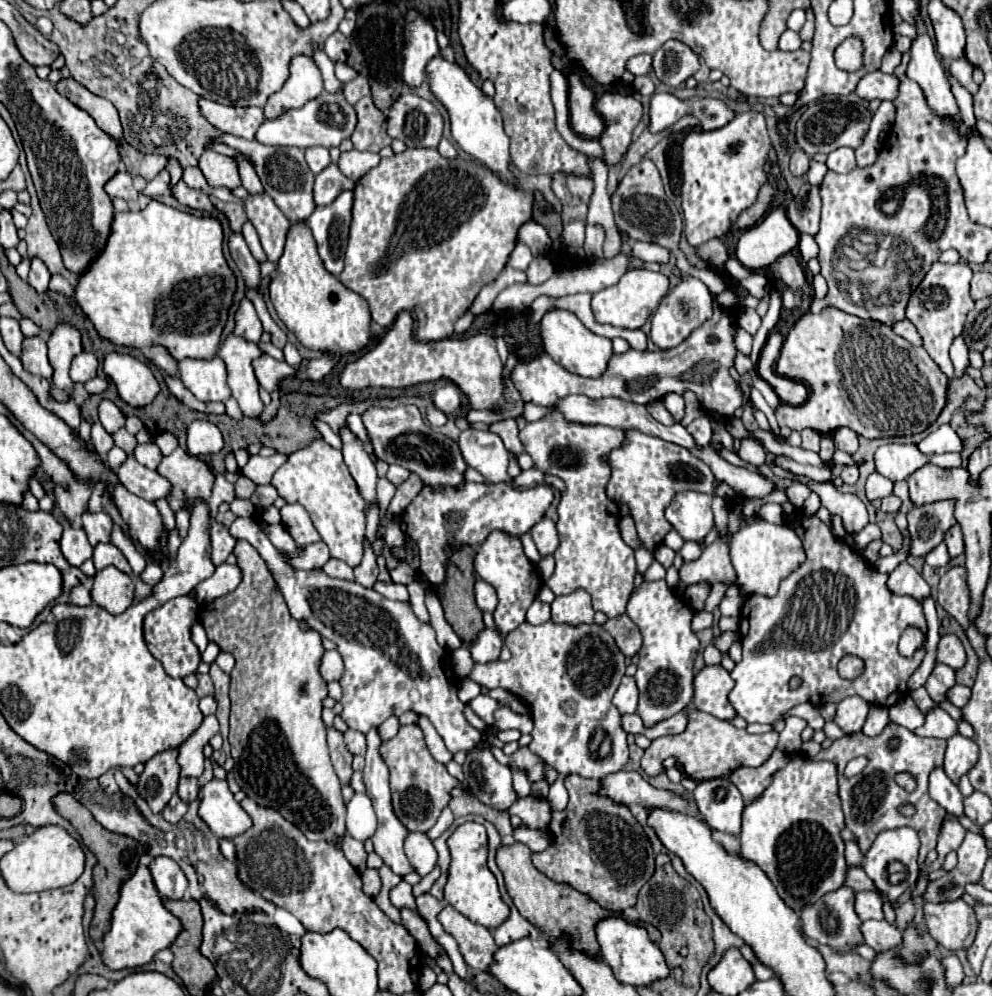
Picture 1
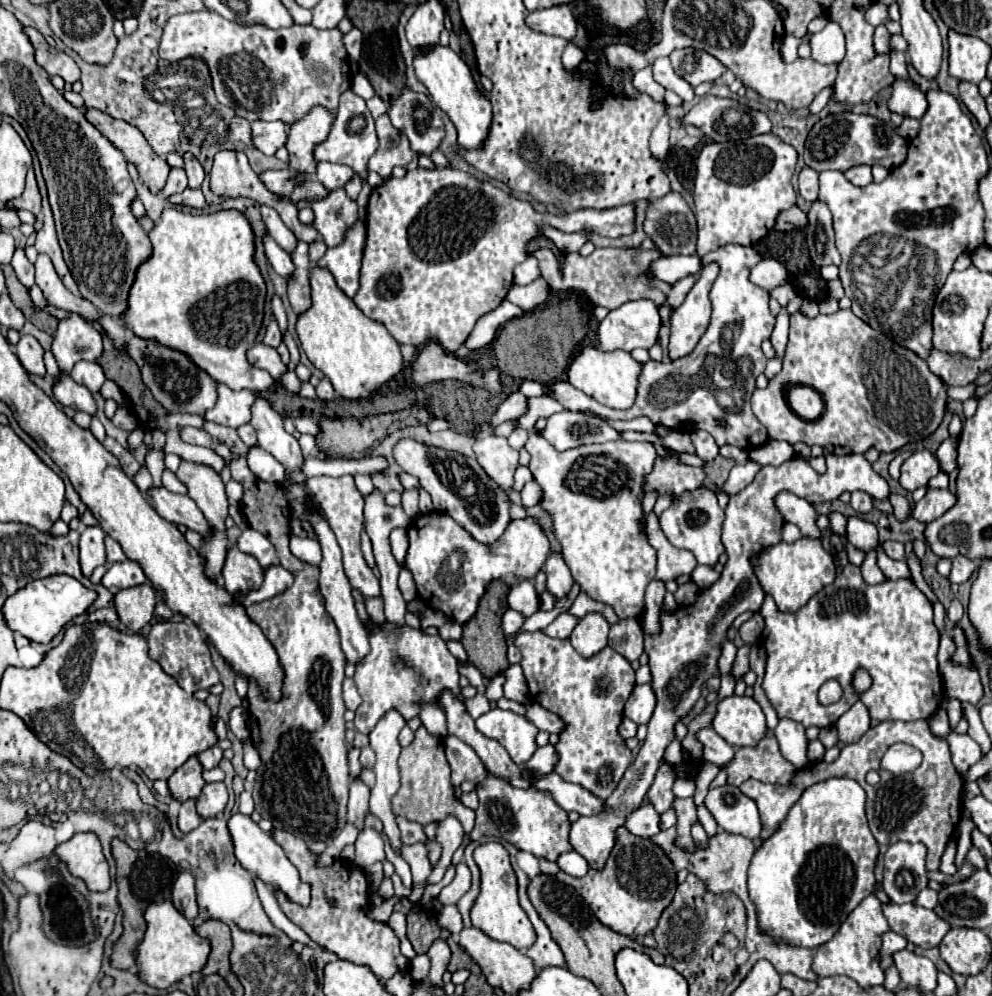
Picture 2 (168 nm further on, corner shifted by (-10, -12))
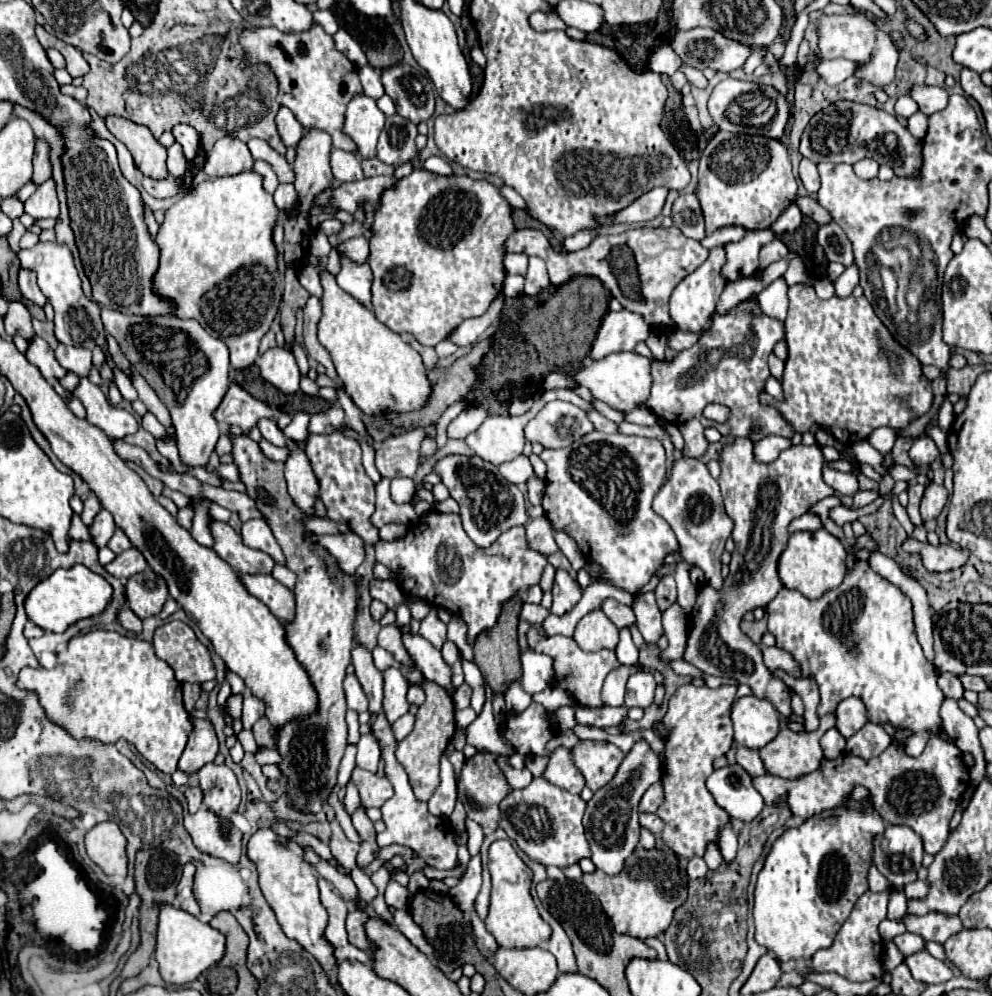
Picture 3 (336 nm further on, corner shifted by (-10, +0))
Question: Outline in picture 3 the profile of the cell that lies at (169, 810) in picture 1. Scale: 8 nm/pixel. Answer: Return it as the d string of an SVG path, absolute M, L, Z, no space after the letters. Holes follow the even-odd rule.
M187 788L185 790L185 798L187 798L187 810L191 812L191 814L195 814L197 810L199 810L199 806L201 806L201 802L203 802L203 792L201 792L201 788Z

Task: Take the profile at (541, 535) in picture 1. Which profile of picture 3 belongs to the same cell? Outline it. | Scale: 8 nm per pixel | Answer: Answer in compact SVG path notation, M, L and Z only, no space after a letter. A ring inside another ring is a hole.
M557 568L555 572L555 582L553 582L553 606L551 612L553 614L565 614L567 610L571 610L579 598L581 598L581 588L577 584L577 580L565 572L563 568Z

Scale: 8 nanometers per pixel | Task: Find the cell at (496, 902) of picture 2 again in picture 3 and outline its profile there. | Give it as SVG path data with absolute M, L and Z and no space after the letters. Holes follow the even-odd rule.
M495 840L489 846L489 874L493 886L491 886L491 900L489 900L489 914L485 918L485 928L493 934L497 944L505 948L513 948L513 946L531 948L547 940L551 936L551 928L539 916L533 898L529 894L533 874L525 866L525 862L517 856L509 840Z

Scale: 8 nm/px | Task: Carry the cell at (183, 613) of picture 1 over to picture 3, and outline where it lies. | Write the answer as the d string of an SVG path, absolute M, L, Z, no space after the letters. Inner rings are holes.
M171 620L171 622L165 622L163 626L159 626L153 634L153 646L155 646L155 654L173 668L175 678L181 684L185 684L185 682L207 682L207 680L215 678L215 666L213 666L209 650L197 640L195 632L185 622Z

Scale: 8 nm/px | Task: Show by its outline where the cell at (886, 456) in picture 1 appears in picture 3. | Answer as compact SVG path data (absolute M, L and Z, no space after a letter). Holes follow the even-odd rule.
M919 436L909 450L909 458L917 468L929 468L937 456L939 456L939 450L933 444L933 440L927 436Z

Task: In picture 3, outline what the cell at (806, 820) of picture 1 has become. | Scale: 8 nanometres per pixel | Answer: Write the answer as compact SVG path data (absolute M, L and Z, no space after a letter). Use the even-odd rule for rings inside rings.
M857 786L857 788L853 788L853 790L849 792L847 802L845 802L843 806L837 806L837 808L833 808L833 810L823 810L821 814L813 814L813 816L809 816L801 826L785 830L785 832L773 842L771 852L767 854L765 864L763 864L763 868L761 868L761 872L759 872L759 878L757 878L757 884L755 884L755 908L753 908L755 940L757 940L761 946L765 946L767 950L771 950L771 952L779 958L779 962L785 962L785 960L789 960L789 958L811 958L819 948L831 946L831 942L833 942L837 930L839 930L839 928L843 926L843 922L849 918L849 914L851 914L855 902L859 900L859 896L867 890L867 870L869 870L869 866L873 864L873 858L871 858L871 856L873 856L873 838L875 838L875 836L881 836L883 832L885 832L885 822L883 822L881 816L875 812L875 808L869 804L869 792L867 792L867 788L861 788L861 786Z

